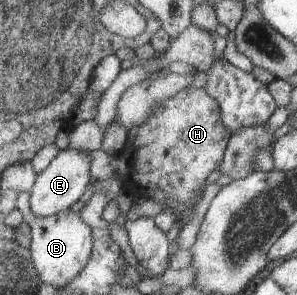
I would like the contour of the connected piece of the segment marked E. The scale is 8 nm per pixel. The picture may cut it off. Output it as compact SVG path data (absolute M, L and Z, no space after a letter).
M66 148L59 151L50 164L38 175L36 182L30 191L30 208L33 214L50 217L68 210L72 204L76 204L82 194L86 192L88 184L93 182L92 158L86 150Z

